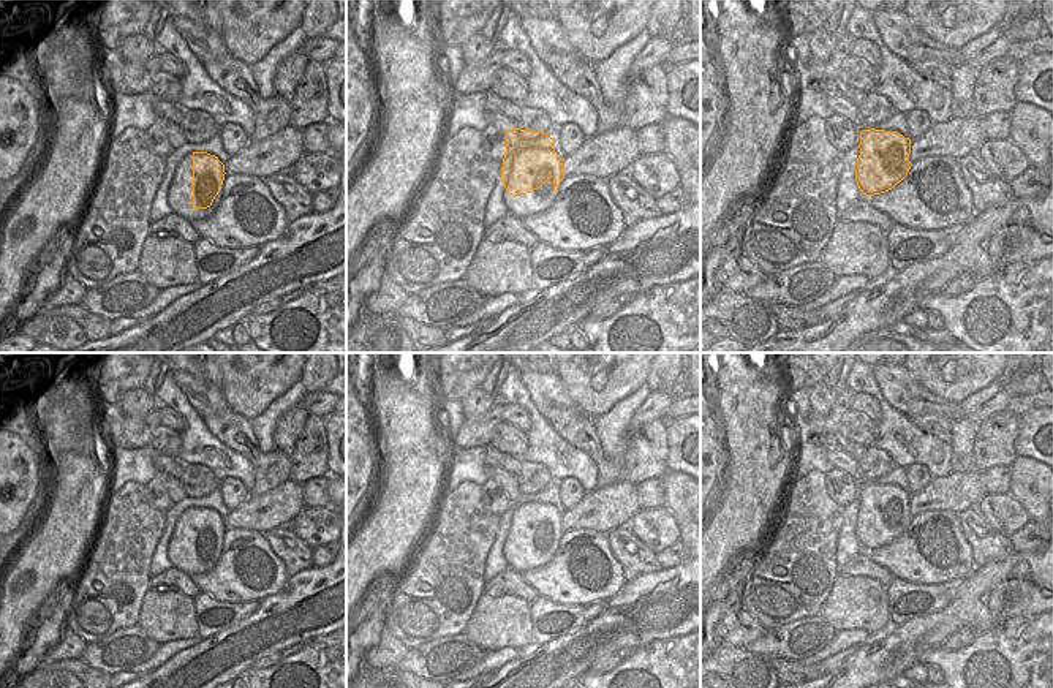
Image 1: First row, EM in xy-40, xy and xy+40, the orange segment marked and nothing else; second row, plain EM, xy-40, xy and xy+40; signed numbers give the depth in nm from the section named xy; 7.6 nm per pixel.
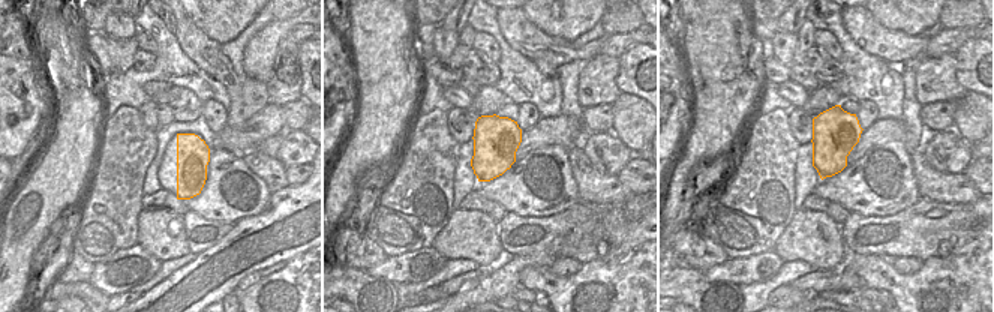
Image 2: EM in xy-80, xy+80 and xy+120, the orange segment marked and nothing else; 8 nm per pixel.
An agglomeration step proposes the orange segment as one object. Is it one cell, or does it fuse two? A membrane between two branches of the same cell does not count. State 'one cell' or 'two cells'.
one cell

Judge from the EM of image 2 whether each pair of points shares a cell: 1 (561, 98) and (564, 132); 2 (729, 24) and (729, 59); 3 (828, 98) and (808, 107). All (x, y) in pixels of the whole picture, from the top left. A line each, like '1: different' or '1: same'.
1: different
2: same
3: same

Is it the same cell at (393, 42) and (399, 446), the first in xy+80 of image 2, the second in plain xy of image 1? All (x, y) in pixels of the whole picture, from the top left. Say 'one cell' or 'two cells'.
two cells

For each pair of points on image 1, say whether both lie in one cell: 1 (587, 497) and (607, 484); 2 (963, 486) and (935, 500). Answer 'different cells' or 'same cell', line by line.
1: different cells
2: same cell

